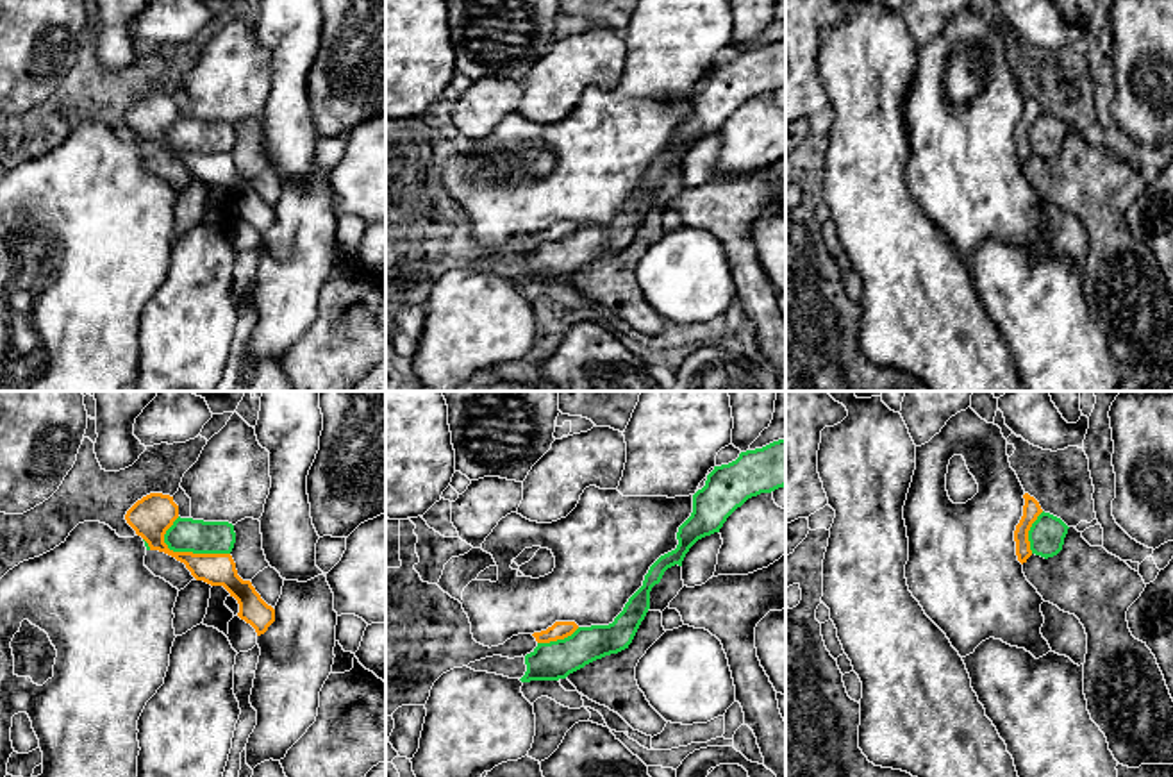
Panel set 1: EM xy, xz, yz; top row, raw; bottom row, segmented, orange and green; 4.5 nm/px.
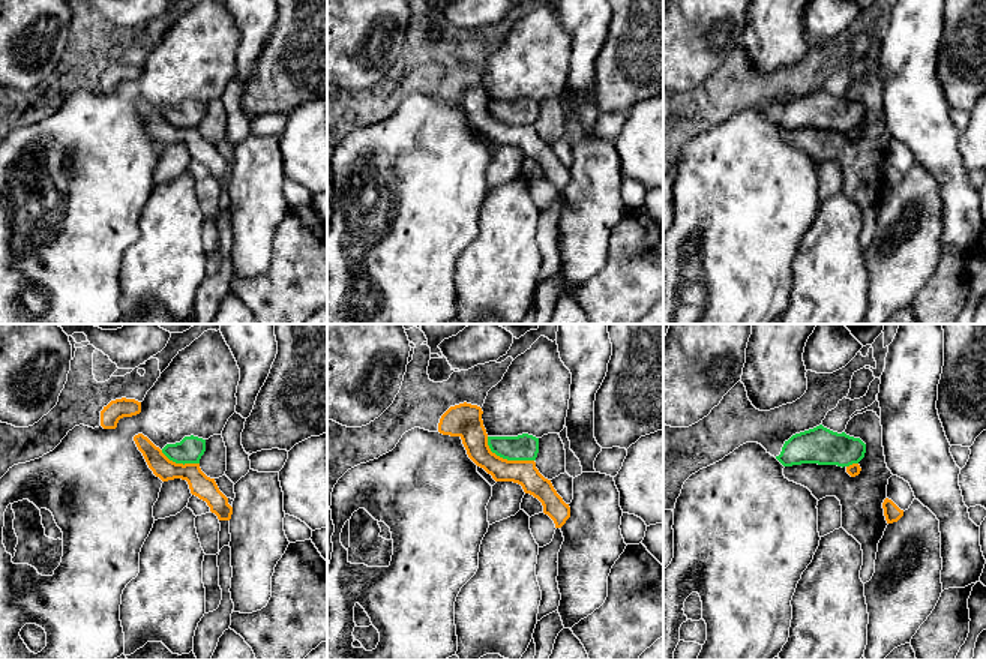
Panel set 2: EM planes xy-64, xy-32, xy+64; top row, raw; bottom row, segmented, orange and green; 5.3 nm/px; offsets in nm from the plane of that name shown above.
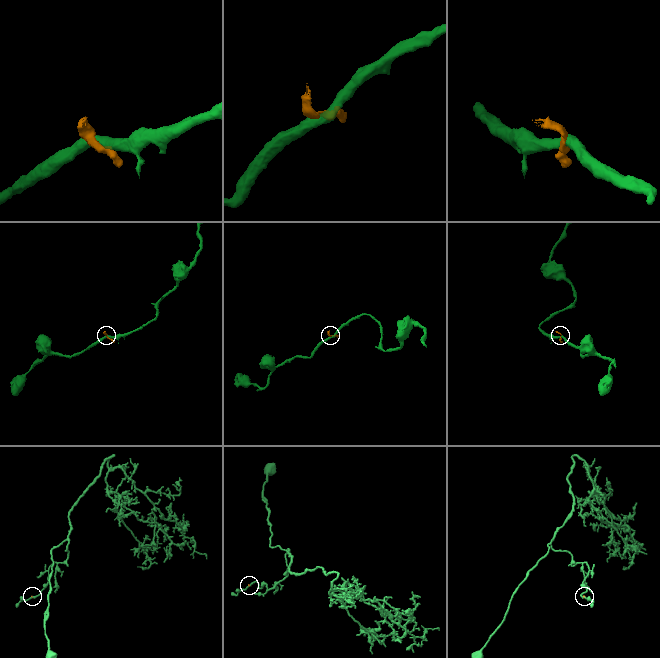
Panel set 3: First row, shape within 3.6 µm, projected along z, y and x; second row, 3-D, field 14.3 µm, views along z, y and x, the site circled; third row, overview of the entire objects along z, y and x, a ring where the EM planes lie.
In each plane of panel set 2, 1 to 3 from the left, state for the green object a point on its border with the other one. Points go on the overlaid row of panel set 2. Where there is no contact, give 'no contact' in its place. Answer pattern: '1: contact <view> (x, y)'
1: contact xy-64 (180, 464)
2: contact xy-32 (506, 459)
3: contact xy+64 (853, 464)

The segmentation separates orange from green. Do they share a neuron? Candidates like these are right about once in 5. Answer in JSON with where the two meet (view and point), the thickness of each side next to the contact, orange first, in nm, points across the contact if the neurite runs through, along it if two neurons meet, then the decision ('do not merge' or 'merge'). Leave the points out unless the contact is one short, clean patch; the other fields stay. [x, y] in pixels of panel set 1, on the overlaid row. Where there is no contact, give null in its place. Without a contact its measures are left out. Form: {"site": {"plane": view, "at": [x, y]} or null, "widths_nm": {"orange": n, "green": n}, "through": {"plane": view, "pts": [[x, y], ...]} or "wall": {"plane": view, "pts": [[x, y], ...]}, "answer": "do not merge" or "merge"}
{"site": {"plane": "xy", "at": [191, 552]}, "widths_nm": {"orange": 190, "green": 160}, "wall": {"plane": "xy", "pts": [[163, 534], [163, 540], [174, 551], [229, 554]]}, "answer": "do not merge"}

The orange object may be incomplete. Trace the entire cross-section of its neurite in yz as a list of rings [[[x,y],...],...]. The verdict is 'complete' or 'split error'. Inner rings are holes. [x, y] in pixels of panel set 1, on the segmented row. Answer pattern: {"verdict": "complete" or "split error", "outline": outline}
{"verdict": "split error", "outline": [[[1028,493],[1023,498],[1023,516],[1014,531],[1016,556],[1027,581],[1043,600],[1075,614],[1086,629],[1084,695],[1091,720],[1105,734],[1119,764],[1173,764],[1173,698],[1155,656],[1146,643],[1132,636],[1127,622],[1128,607],[1146,588],[1143,577],[1103,547],[1091,547],[1075,527],[1068,529],[1057,556],[1036,556],[1030,550],[1028,531],[1043,509]]]}

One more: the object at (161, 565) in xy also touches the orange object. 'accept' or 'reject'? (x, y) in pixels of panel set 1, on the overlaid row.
accept

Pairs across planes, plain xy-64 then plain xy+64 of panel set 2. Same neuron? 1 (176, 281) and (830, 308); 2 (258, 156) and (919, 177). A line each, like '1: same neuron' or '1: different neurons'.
1: same neuron
2: same neuron

